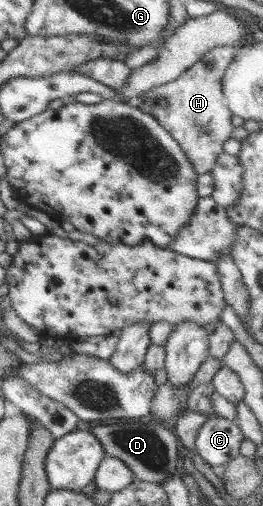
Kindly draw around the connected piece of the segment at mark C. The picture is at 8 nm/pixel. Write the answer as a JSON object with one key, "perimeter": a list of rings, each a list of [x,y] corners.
{"perimeter":[[[220,416],[208,419],[197,433],[195,451],[216,468],[239,455],[242,433],[236,422]]]}

